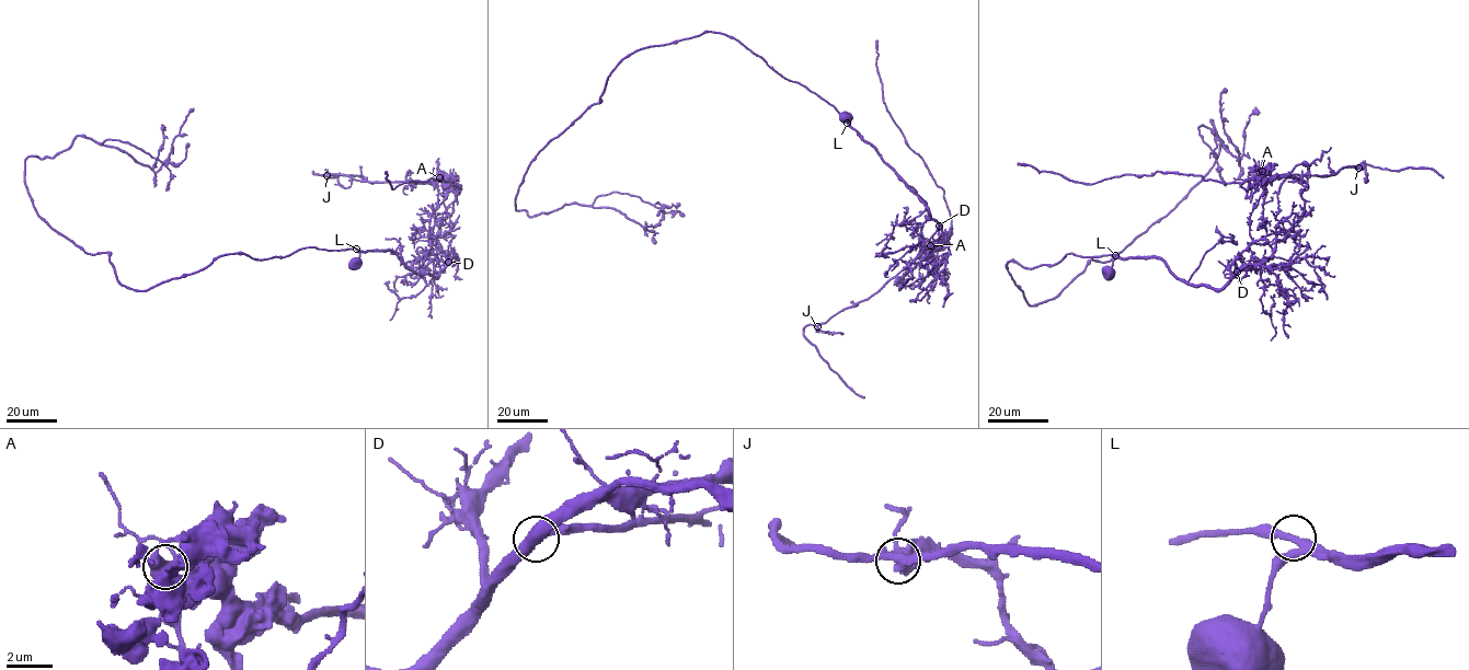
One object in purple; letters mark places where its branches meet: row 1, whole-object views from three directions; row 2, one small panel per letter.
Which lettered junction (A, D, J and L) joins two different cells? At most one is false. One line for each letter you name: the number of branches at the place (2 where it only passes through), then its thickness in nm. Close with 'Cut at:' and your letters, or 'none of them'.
A: Branches: 3. Thickness 340 nm
Cut at: A

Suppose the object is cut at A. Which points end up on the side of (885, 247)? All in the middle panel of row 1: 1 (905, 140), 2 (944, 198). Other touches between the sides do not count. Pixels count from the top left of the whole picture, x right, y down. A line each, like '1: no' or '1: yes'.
1: no
2: no

